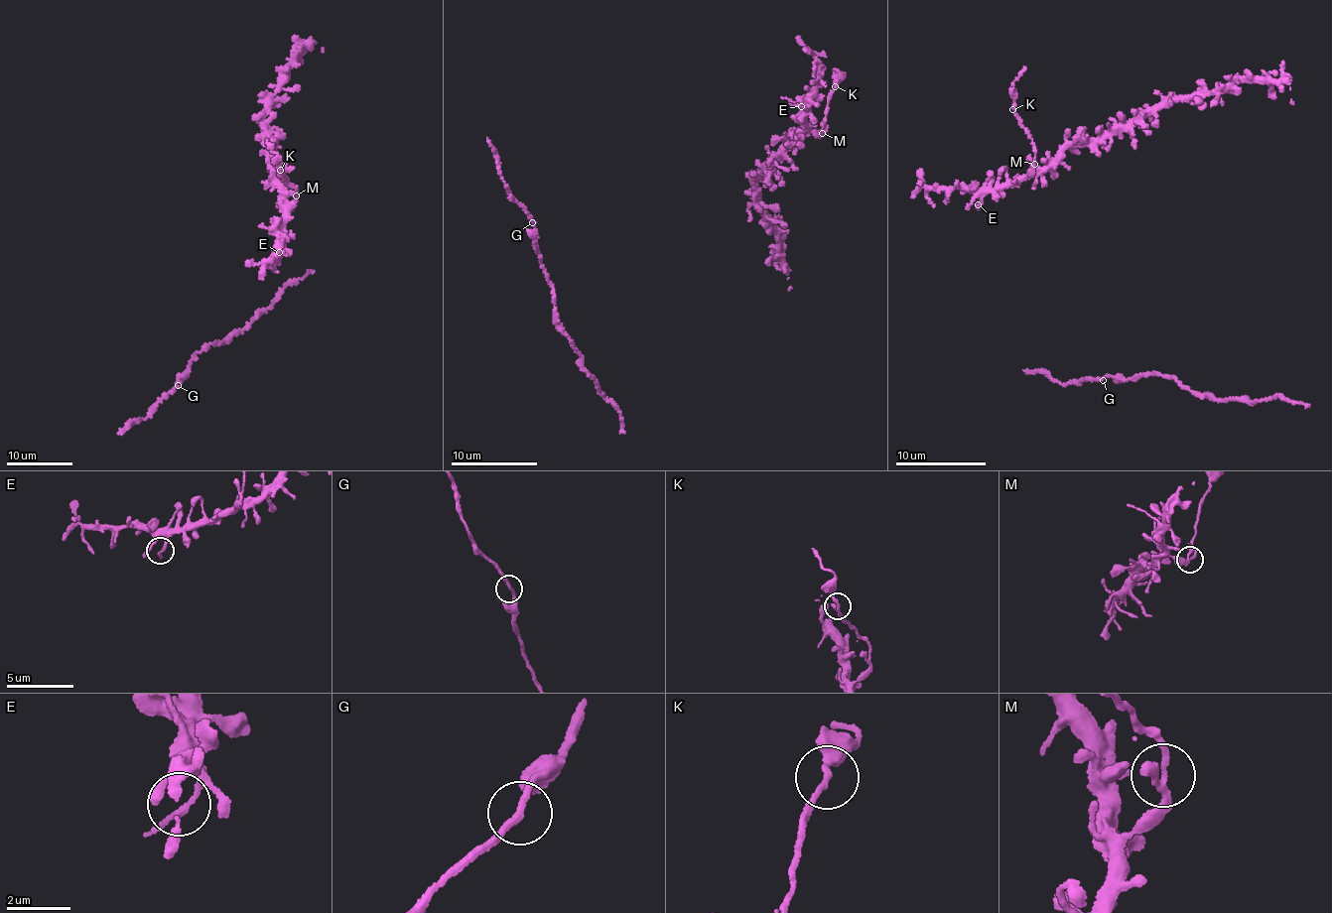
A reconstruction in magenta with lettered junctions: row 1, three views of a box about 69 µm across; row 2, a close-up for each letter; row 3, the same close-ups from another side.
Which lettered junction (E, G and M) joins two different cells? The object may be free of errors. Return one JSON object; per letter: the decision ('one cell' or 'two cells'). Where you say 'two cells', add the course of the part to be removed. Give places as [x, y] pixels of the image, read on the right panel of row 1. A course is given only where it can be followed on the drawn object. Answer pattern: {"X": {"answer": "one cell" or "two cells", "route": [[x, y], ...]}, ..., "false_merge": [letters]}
{"E": {"answer": "one cell"}, "G": {"answer": "one cell"}, "M": {"answer": "two cells", "route": [[1035, 163], [1032, 139], [1014, 111], [1015, 77], [1025, 67]]}, "false_merge": ["M"]}

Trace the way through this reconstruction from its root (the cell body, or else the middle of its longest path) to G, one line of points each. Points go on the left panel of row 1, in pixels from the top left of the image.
G: (291, 282), (285, 286), (273, 304), (241, 330), (197, 354), (178, 385)

